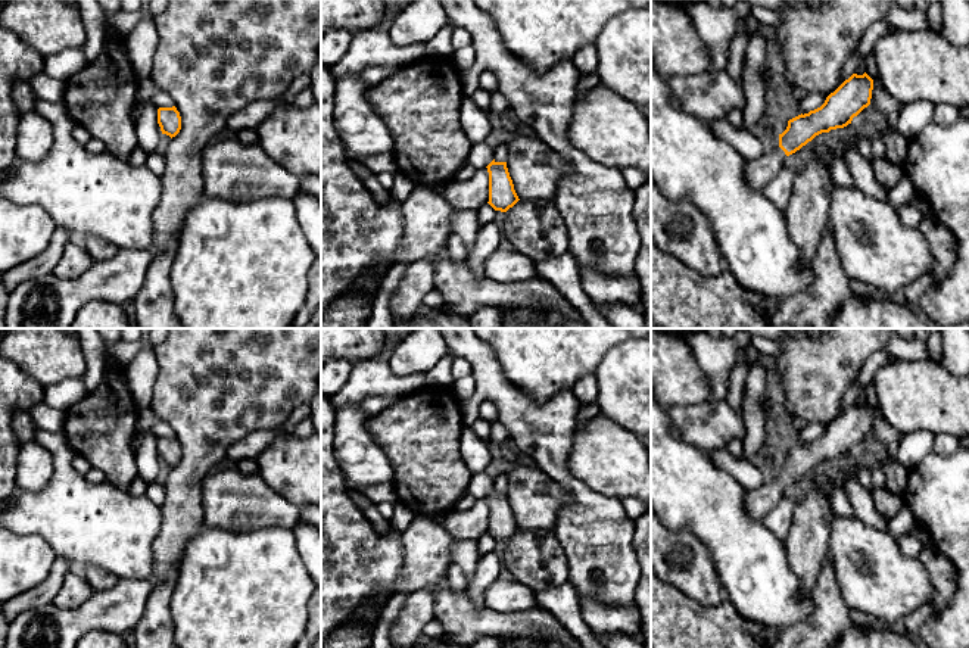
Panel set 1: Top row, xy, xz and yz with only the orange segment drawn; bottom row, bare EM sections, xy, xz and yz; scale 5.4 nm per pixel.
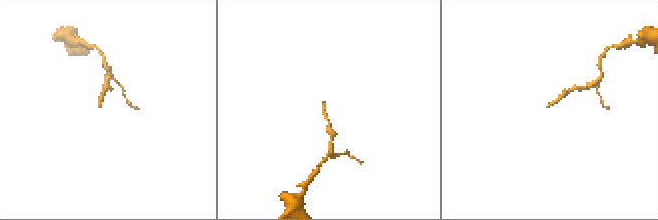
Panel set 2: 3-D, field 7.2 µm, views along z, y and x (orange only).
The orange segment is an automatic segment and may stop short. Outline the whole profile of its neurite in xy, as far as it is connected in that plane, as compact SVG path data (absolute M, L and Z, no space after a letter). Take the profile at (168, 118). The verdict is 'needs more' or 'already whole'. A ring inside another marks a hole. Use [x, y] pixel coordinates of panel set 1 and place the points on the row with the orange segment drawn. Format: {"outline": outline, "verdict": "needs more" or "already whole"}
{"outline": "M175 106L158 109L158 124L162 134L175 137L181 130L181 116Z", "verdict": "already whole"}

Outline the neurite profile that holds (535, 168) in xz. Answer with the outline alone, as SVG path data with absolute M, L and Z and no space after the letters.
M514 131L507 141L507 168L520 200L554 202L558 184L568 171L567 162L539 137Z

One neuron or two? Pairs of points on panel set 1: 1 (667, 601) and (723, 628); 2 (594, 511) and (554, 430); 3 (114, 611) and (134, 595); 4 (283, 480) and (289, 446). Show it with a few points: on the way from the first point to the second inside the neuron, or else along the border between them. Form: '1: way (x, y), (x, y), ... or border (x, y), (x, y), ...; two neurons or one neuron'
1: way (681, 614), (694, 628), (710, 628); one neuron
2: way (576, 491), (555, 466), (554, 451); one neuron
3: way (118, 610), (130, 598); one neuron
4: way (289, 472), (289, 455); one neuron

